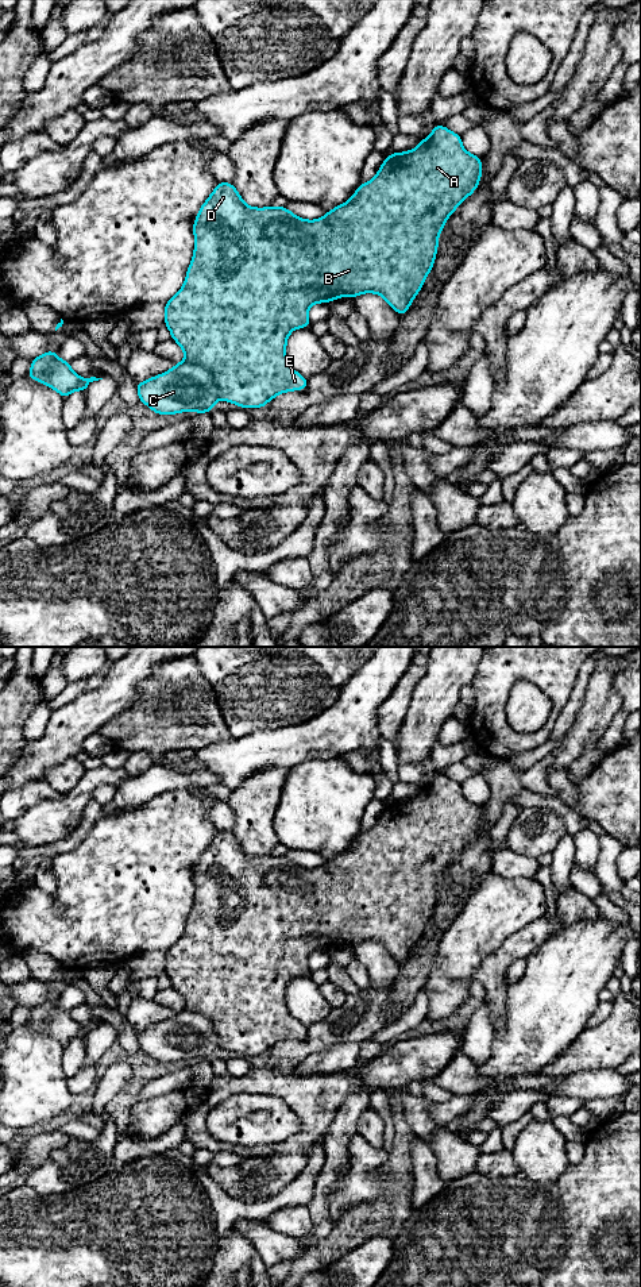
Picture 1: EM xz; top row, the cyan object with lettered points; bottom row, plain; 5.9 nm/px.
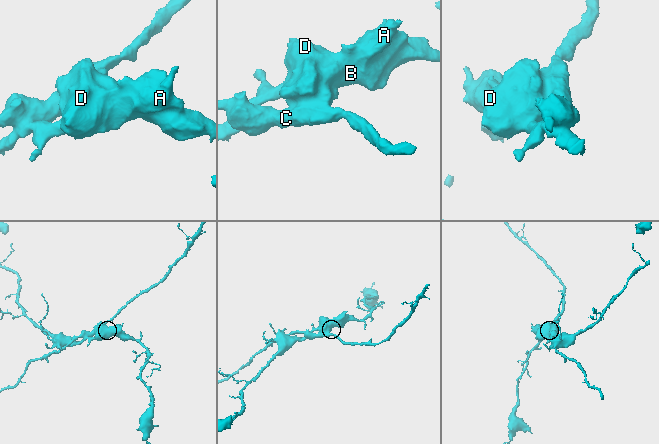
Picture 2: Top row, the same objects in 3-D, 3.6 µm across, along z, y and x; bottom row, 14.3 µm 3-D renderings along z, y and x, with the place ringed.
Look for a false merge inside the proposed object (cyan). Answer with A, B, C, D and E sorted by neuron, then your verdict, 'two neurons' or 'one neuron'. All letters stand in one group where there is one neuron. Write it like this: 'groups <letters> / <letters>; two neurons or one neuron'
groups A B D E / C; two neurons

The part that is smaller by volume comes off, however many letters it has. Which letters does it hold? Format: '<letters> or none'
C

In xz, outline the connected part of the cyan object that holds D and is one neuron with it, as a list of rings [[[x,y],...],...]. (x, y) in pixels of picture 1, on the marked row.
[[[436,124],[430,135],[422,139],[416,149],[389,155],[371,181],[360,184],[348,201],[328,211],[324,217],[317,220],[304,220],[285,207],[248,207],[231,182],[219,182],[200,208],[194,220],[193,234],[196,244],[193,259],[186,271],[186,280],[182,288],[165,304],[165,325],[170,330],[171,339],[182,347],[185,361],[201,365],[212,373],[220,392],[220,400],[238,404],[244,409],[263,408],[279,393],[302,390],[308,386],[308,379],[289,366],[286,359],[286,342],[293,330],[310,327],[312,323],[308,317],[309,308],[316,303],[329,303],[341,296],[354,298],[362,293],[377,293],[382,296],[397,313],[405,315],[432,270],[437,254],[439,234],[445,226],[447,219],[464,199],[474,193],[480,178],[480,157],[472,155],[464,150],[460,135],[449,131],[444,126]]]

